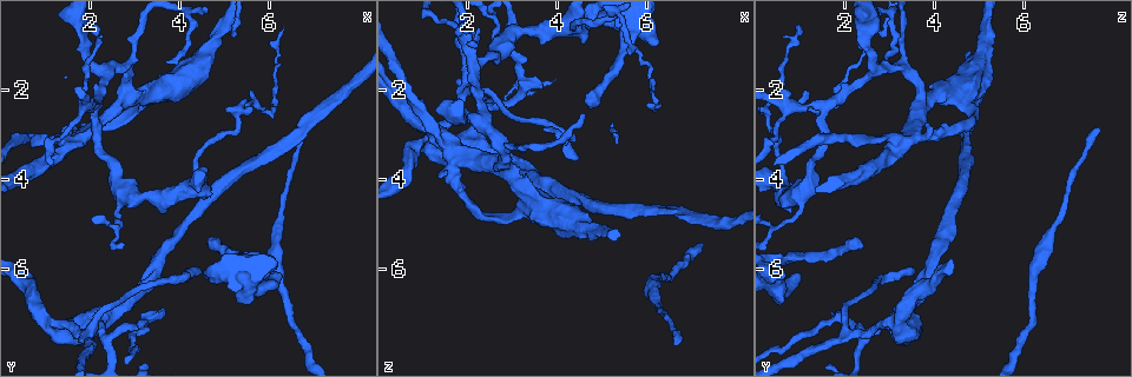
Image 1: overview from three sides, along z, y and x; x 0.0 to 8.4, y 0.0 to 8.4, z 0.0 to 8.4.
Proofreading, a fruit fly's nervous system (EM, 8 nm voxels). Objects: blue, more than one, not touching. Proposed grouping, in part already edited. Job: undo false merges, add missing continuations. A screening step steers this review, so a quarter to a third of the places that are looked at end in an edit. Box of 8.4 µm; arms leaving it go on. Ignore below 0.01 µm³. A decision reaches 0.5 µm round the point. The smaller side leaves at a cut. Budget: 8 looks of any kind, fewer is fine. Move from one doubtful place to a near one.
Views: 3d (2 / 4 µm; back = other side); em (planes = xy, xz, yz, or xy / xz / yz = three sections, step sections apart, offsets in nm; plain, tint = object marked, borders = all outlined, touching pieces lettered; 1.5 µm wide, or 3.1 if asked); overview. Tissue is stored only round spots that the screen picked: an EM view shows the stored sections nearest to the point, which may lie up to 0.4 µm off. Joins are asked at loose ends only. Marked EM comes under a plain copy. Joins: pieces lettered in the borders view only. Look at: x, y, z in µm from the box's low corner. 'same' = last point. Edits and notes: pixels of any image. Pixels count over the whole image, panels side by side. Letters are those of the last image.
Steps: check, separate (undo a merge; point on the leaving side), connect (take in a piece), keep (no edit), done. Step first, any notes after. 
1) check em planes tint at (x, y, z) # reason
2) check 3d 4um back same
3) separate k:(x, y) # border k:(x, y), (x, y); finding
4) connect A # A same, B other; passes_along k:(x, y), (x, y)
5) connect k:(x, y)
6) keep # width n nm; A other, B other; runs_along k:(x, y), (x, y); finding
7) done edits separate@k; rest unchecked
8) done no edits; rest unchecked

check em planes borders at (4.70, 5.50, 2.45) # an open end

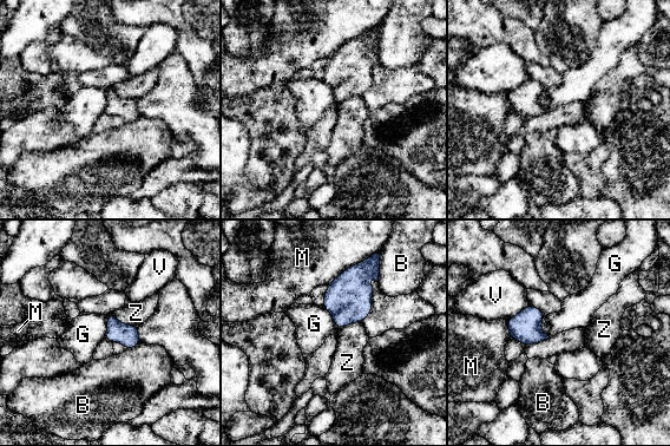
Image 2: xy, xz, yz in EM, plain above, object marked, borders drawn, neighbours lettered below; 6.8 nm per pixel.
keep # B other, G other, M other, V other, Z other; none of them fits

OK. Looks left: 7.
check em planes tint at (2.35, 1.50, 2.65) # a narrow waist

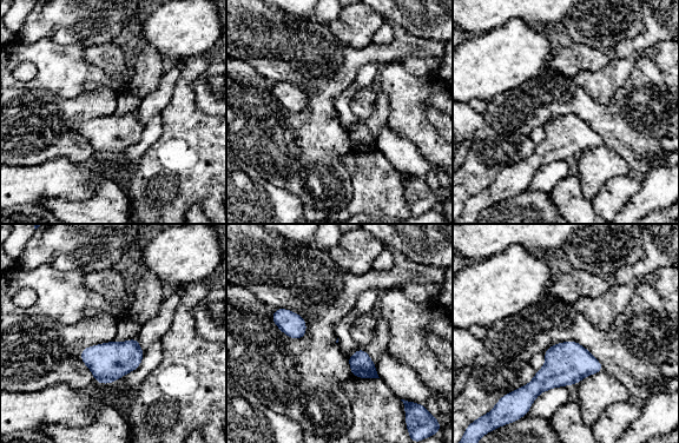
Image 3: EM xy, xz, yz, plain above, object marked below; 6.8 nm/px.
check em planes borders same # what lies round it

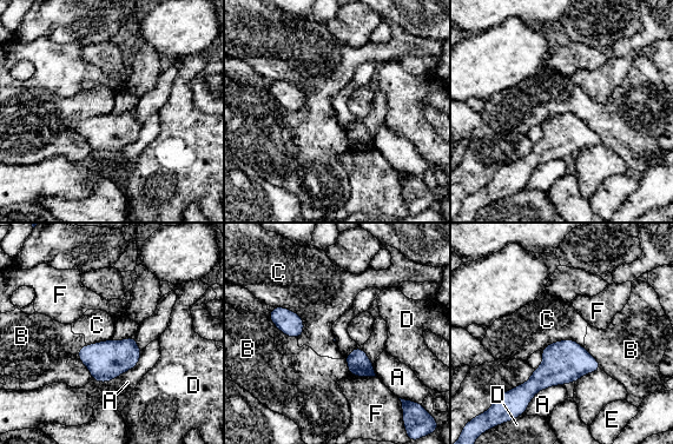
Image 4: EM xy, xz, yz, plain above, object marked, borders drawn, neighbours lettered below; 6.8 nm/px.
keep # width 20 nm; A other, B other, C other, D other, E other, F other; border 4:(274, 306), (295, 311), (303, 335); continuous, no second neuron

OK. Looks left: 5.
check em 3.1um planes borders at (2.05, 0.60, 0.90) # free end

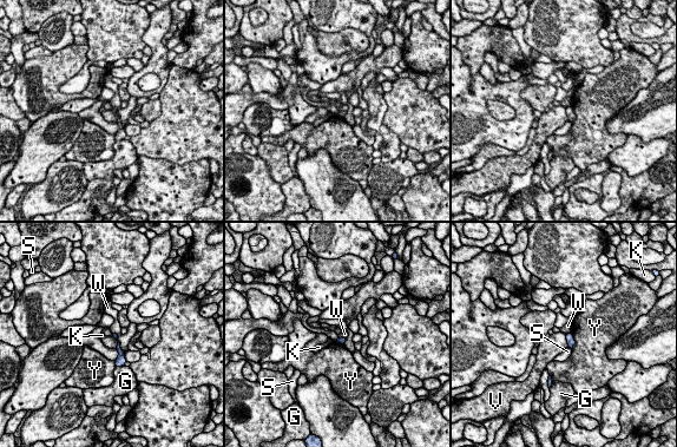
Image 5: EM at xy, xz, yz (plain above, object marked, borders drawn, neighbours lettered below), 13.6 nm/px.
keep # G other, K other, S other, V other, W other, Y other; border 5:(112, 334), (117, 341), (117, 348); no lettered piece goes on from it

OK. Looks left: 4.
done no edits; rest unchecked

